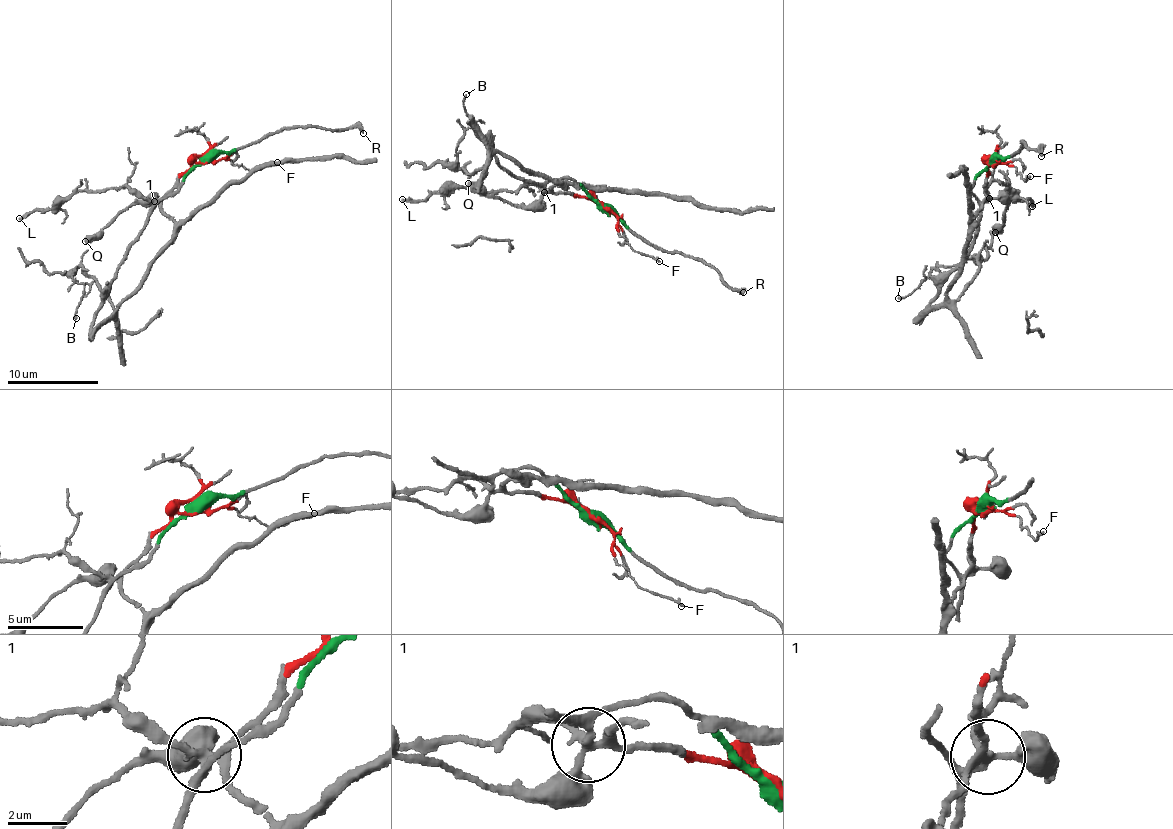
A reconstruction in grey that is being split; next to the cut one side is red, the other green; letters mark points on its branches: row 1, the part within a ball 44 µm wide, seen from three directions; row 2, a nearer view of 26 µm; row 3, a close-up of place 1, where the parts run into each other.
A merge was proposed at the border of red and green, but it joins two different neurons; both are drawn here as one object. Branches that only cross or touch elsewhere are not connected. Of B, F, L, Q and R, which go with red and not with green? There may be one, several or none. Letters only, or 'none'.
B, F, L

